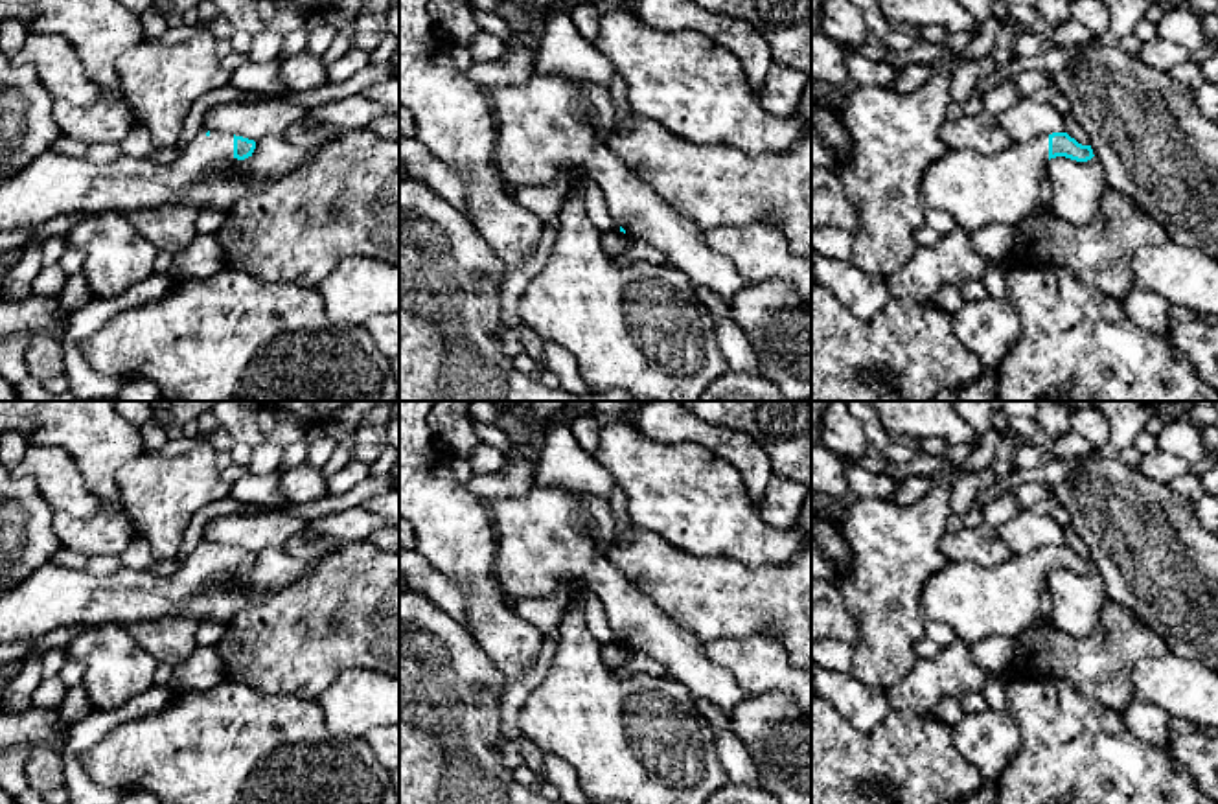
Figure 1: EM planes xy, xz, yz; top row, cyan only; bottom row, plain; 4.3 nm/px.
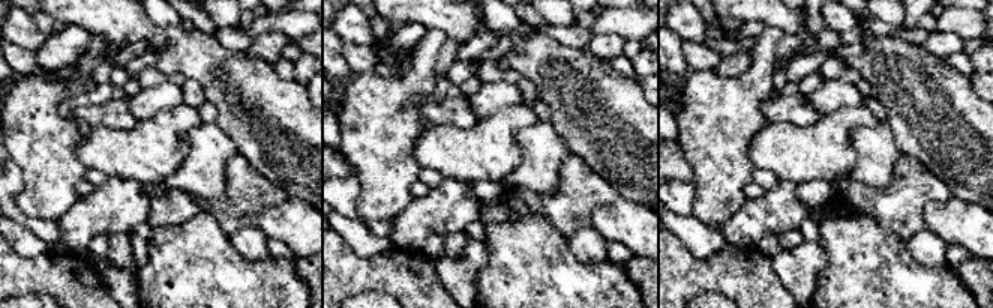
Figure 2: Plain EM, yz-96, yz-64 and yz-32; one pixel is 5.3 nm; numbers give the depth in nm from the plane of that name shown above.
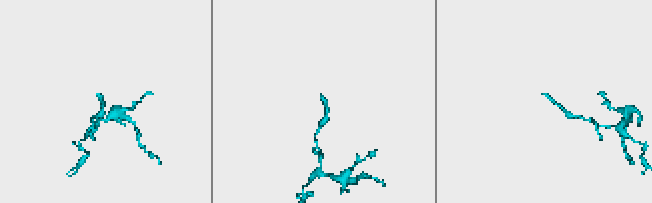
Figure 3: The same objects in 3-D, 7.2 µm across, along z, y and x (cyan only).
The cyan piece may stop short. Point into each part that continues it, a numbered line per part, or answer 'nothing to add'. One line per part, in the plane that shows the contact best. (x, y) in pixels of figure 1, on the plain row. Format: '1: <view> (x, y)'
1: xy (54, 597)

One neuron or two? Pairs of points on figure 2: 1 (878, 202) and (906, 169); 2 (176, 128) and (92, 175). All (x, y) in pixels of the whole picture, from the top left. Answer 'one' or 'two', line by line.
1: one
2: two

